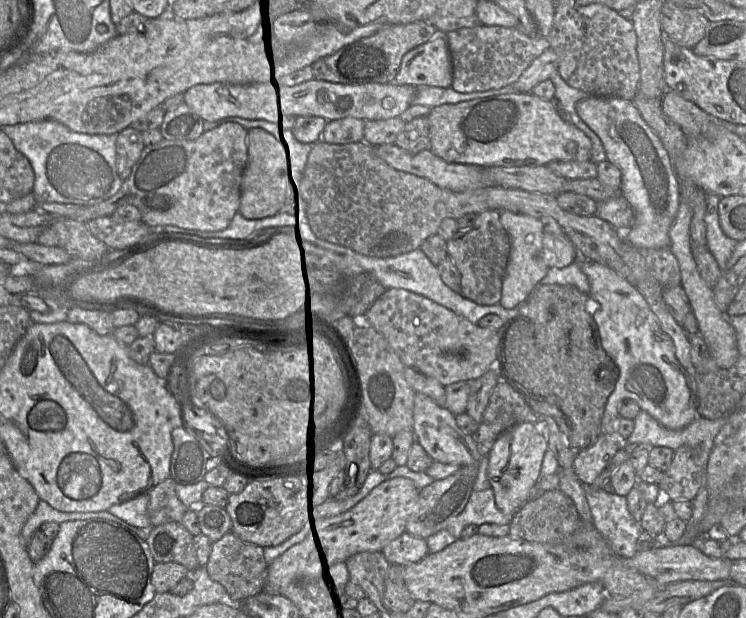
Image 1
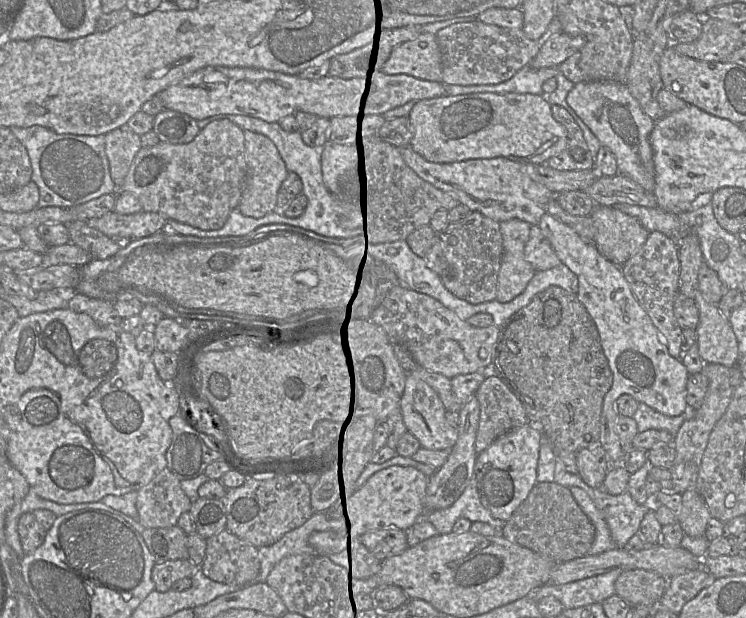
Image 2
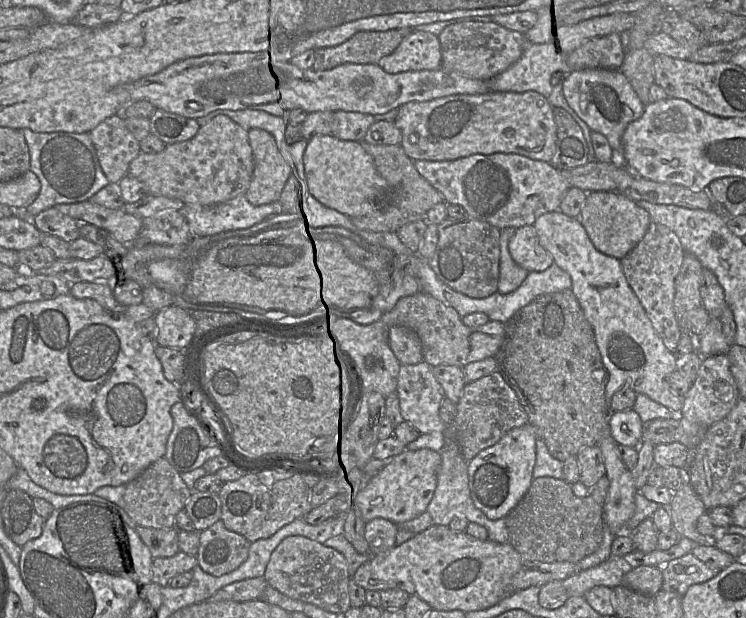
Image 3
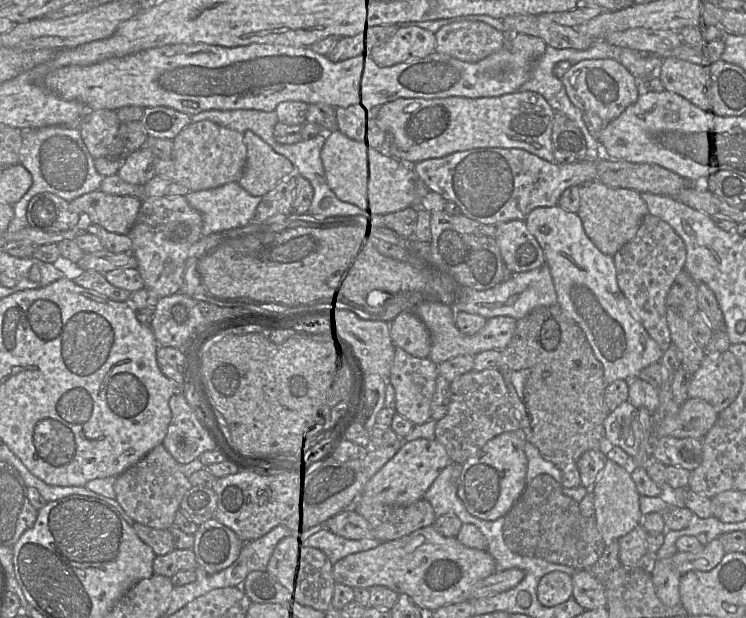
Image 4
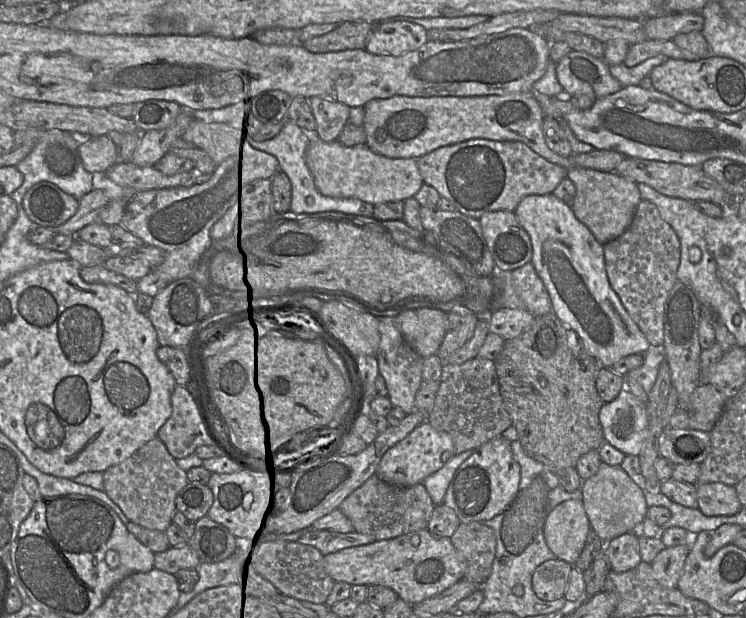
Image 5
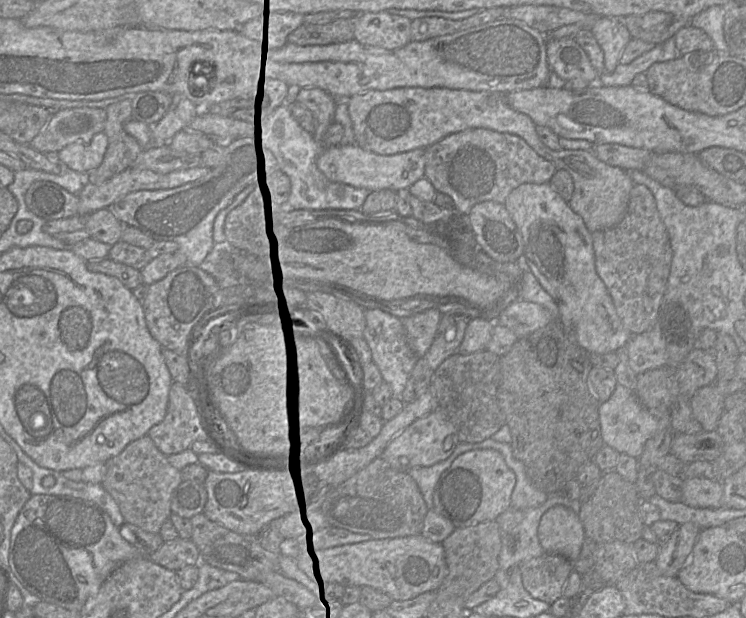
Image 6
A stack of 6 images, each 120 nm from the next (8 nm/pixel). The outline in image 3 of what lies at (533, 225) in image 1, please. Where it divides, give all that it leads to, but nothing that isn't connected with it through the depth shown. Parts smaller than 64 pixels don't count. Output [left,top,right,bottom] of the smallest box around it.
[498,228,529,294]

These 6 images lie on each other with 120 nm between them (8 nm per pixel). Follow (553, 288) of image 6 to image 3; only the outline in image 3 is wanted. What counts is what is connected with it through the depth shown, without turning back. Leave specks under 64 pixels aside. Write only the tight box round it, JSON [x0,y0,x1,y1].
[533,210,683,413]

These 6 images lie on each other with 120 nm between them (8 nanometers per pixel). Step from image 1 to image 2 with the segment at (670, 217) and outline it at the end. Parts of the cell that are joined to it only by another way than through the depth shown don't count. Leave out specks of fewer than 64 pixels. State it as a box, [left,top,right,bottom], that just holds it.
[567,82,655,191]

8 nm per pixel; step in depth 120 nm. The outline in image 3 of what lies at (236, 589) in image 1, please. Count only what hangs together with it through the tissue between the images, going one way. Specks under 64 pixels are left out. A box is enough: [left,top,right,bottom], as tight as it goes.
[198,520,251,576]

